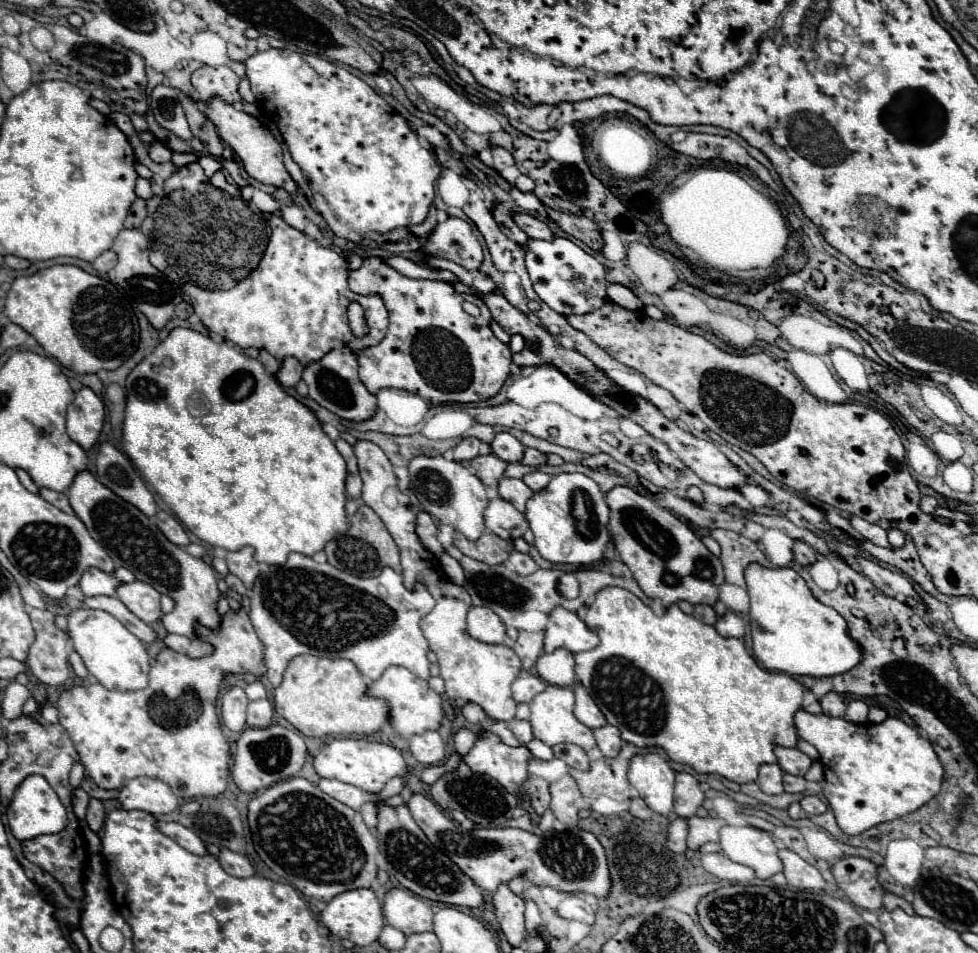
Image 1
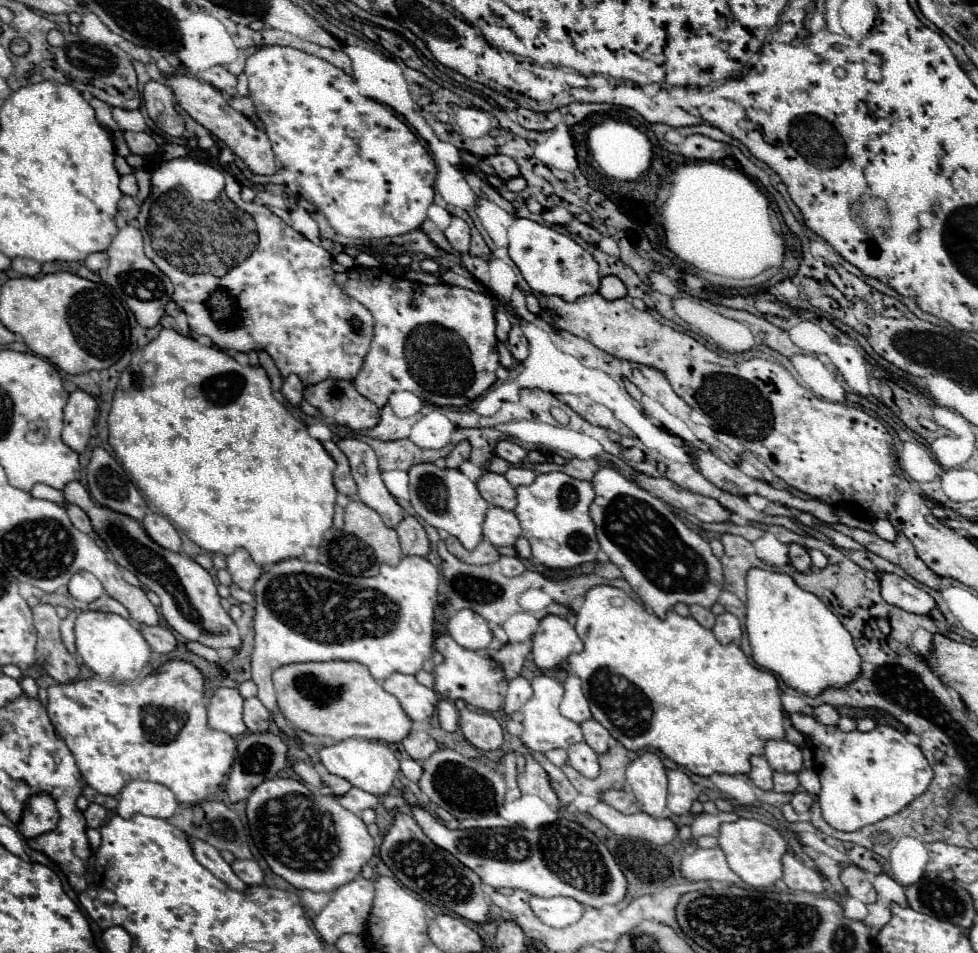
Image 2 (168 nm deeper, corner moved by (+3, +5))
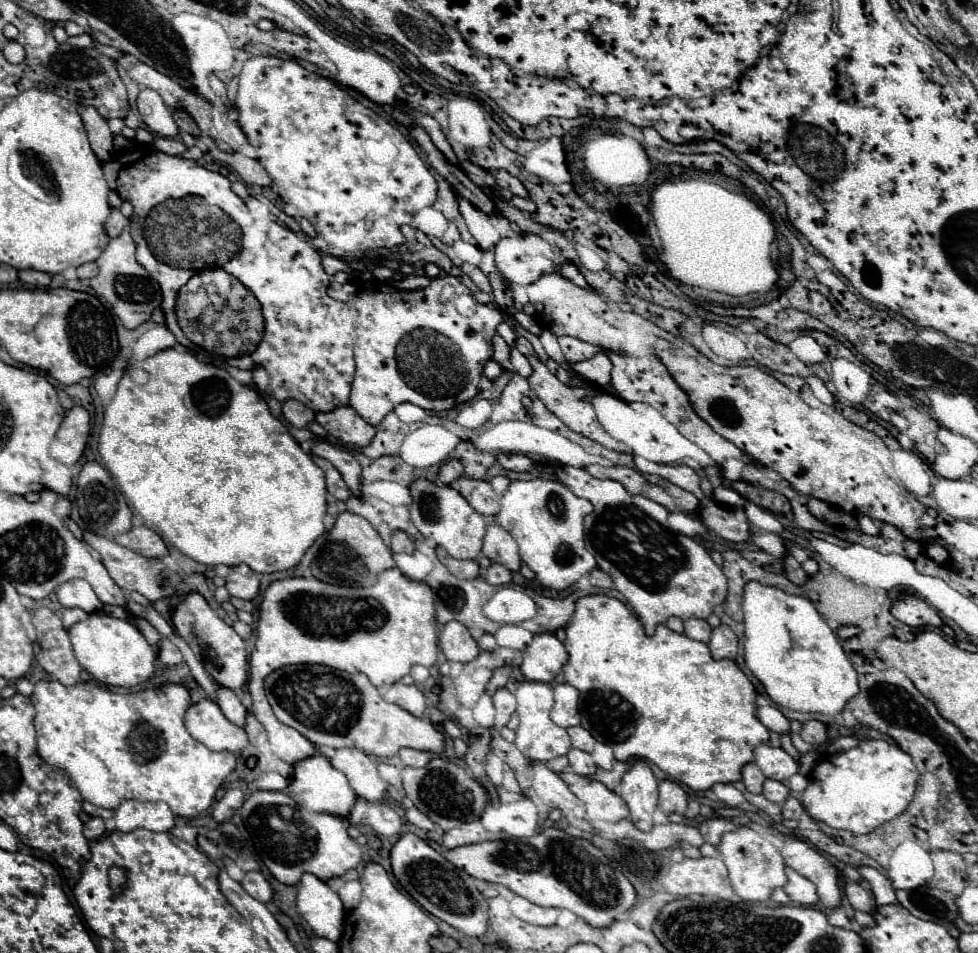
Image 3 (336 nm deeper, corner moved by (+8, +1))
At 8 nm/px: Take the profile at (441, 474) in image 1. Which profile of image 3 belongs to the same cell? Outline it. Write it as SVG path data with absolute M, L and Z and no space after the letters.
M418 478L410 484L410 494L414 500L414 504L410 506L412 522L426 538L444 546L454 558L476 558L482 548L482 538L488 522L468 504L468 500L464 500L464 496L456 488L448 484L438 486L434 482Z

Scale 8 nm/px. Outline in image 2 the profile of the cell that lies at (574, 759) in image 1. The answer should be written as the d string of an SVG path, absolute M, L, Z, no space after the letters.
M579 742L579 744L569 746L567 748L567 756L569 756L569 764L577 772L581 772L587 778L597 778L597 774L599 774L597 754L585 742Z

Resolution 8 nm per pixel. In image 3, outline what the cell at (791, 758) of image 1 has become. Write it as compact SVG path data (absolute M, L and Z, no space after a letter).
M770 742L756 746L754 754L756 754L756 764L760 766L766 778L786 780L800 770L798 762L790 754L786 754L780 746L774 746Z

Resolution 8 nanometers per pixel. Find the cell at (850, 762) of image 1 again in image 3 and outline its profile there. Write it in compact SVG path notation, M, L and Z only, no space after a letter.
M862 740L858 746L842 752L824 754L808 774L808 788L802 792L802 804L814 820L822 820L832 828L842 828L854 834L868 834L880 824L900 816L914 798L920 772L914 760L898 744L886 740Z

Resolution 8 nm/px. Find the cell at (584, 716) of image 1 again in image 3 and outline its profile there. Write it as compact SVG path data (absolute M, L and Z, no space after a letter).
M556 684L554 686L554 696L556 696L556 702L554 702L554 708L552 708L552 720L562 726L562 728L570 728L570 726L576 726L582 722L582 714L578 710L578 696L580 692L570 686L570 684Z

